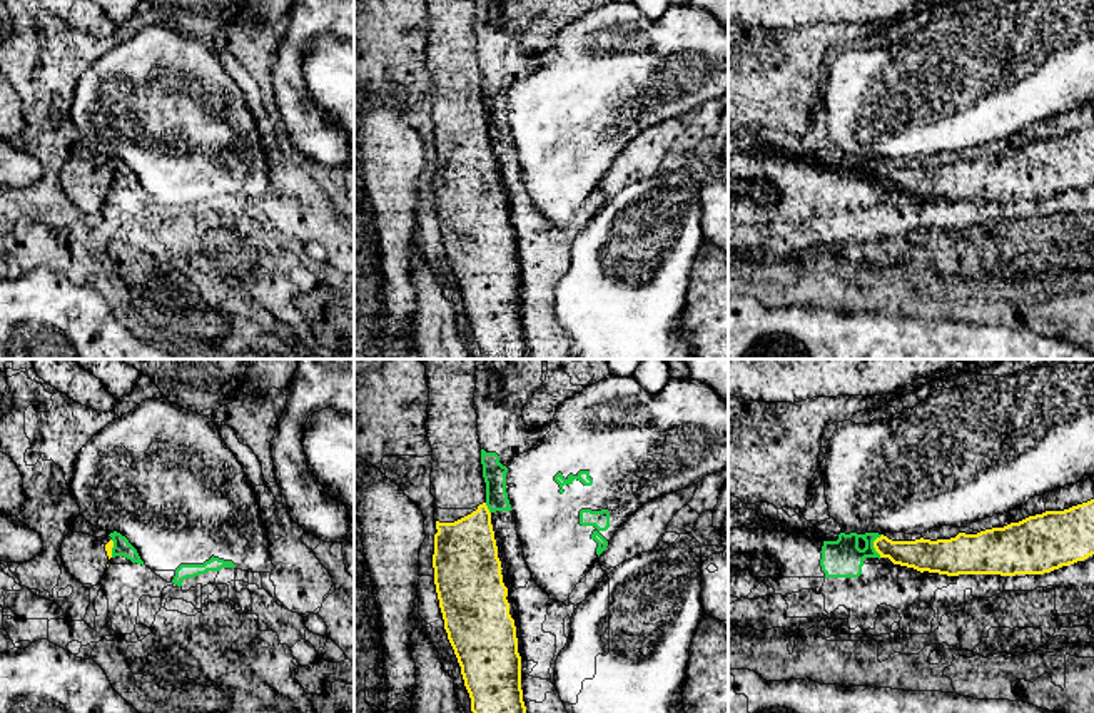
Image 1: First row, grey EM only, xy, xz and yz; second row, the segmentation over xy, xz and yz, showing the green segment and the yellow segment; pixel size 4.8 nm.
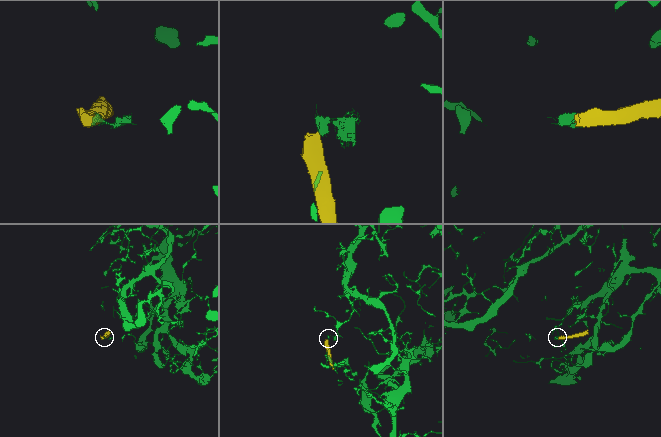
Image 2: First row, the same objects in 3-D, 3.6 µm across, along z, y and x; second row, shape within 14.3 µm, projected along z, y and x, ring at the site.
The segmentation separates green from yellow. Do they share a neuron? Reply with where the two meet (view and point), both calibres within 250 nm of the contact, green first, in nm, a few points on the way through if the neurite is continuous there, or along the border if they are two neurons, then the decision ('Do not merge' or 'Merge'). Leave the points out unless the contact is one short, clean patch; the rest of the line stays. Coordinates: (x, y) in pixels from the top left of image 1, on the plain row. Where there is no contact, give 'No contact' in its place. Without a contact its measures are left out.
Touches green at yz (872, 171). Thickness 190 nm (green) against 160 nm. Boundary: yz (882, 161), (874, 167), (874, 176), (881, 182). Do not merge

